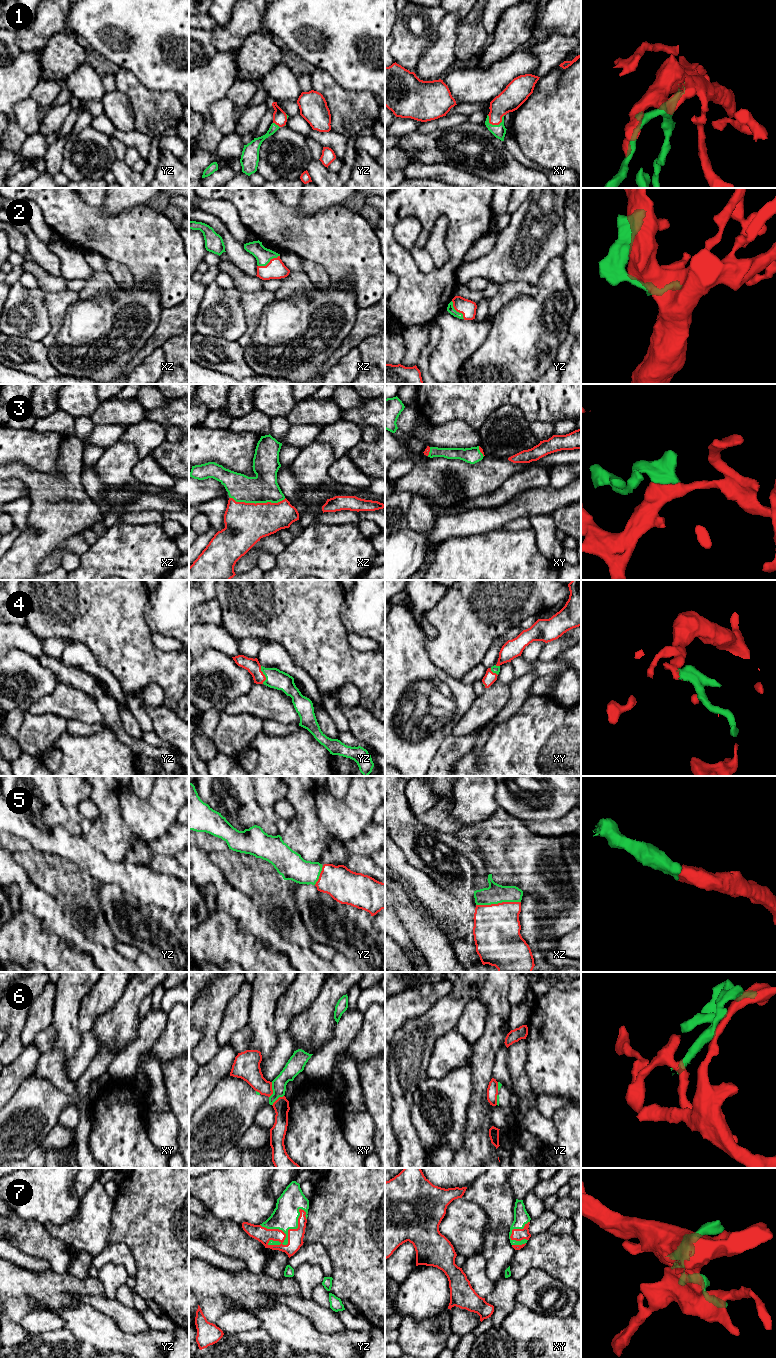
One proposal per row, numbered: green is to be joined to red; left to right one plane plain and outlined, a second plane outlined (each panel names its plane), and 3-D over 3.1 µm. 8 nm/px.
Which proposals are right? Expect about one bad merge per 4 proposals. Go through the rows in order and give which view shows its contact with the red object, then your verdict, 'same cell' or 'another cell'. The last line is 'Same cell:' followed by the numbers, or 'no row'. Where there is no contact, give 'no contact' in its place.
1: meets red in xy; same cell
2: meets red in xz; same cell
3: meets red in xz; same cell
4: meets red in yz; same cell
5: meets red in xz; same cell
6: meets red in xy; another cell
7: meets red in yz; same cell
Same cell: 1, 2, 3, 4, 5, 7

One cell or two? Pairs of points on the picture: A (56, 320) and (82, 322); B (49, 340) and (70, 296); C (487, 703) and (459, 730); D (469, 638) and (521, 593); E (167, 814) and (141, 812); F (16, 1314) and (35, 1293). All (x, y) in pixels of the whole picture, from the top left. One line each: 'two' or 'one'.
A: two
B: one
C: one
D: one
E: one
F: one

